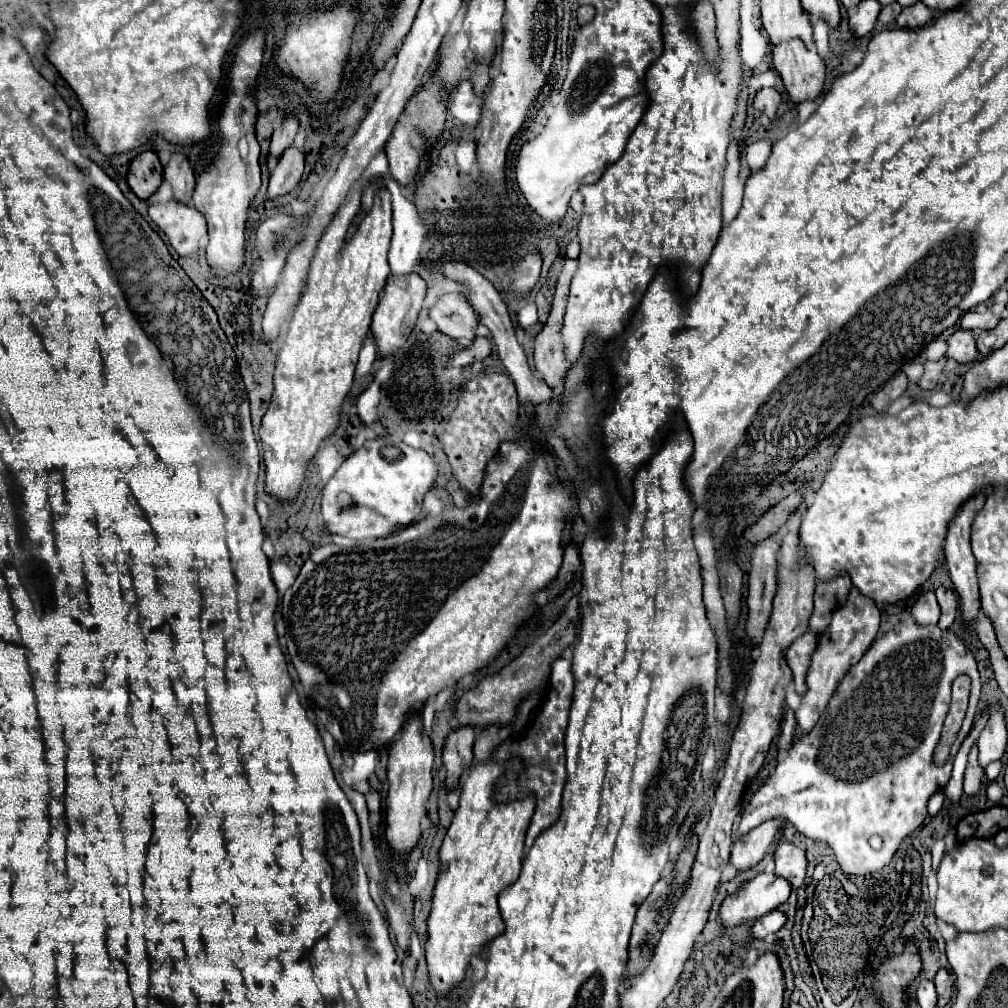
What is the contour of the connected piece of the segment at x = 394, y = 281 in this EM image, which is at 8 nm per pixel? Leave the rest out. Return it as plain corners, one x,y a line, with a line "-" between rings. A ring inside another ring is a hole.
410,273
408,277
392,277
392,275
388,277
388,283
382,291
382,297
372,317
372,335
376,339
380,355
390,355
406,343
418,317
418,311
422,309
424,297
426,297
426,281
420,275

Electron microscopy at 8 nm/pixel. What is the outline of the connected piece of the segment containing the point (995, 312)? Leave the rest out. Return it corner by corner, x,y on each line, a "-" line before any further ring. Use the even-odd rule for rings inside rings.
990,303
980,311
966,311
960,319
962,329
992,329
1002,319
1004,303

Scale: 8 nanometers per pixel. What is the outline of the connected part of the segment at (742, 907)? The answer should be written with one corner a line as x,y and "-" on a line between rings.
760,873
748,881
736,895
728,897
720,907
720,921
724,927
734,927
746,921
756,921
774,911
792,893
792,885
774,873

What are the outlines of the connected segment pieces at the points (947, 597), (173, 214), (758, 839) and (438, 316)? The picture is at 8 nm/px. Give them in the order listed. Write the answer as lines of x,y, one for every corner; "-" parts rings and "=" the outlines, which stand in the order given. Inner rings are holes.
938,587
936,589
936,597
938,597
940,609
942,609
938,627
940,629
948,629
954,623
956,613
958,613
958,597
956,597
956,593
952,589
946,589
946,587
=
176,199
166,203
154,203
148,209
148,215
160,231
170,239
170,245
178,255
192,255
200,249
200,241
206,237
204,215
196,207
184,205
=
772,819
748,831
746,835
738,837
732,845
732,855
730,855
730,863
734,865
734,869
742,873
754,867
756,863
760,863
760,859
768,853
774,841
774,835
780,827
782,827
782,819
=
460,293
442,295
430,309
430,319
438,325
438,331
454,339
474,339
478,325
478,315

